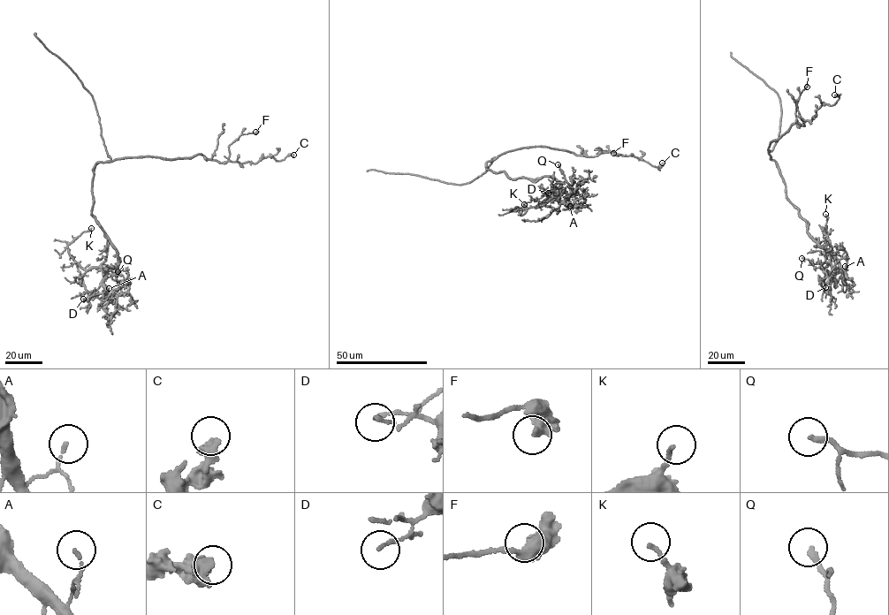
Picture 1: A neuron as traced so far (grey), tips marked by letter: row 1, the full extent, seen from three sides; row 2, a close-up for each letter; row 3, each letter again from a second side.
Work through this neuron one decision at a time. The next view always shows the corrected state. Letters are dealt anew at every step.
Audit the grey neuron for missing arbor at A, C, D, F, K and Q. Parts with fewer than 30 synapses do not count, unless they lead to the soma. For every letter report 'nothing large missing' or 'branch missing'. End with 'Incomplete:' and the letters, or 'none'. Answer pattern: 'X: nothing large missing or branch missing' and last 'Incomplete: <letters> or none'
A: nothing large missing
C: nothing large missing
D: nothing large missing
F: nothing large missing
K: nothing large missing
Q: nothing large missing
Incomplete: none

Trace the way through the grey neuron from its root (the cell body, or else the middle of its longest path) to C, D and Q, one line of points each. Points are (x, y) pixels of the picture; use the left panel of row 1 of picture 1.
C: (104, 163), (146, 156), (191, 158), (201, 154), (220, 163), (255, 163), (267, 156), (280, 161), (293, 155)
D: (104, 163), (95, 165), (91, 210), (115, 249), (117, 261), (106, 274), (103, 286), (106, 292), (83, 299)
Q: (104, 163), (95, 165), (91, 210), (116, 252), (117, 265), (103, 282), (109, 293), (119, 285), (117, 271)

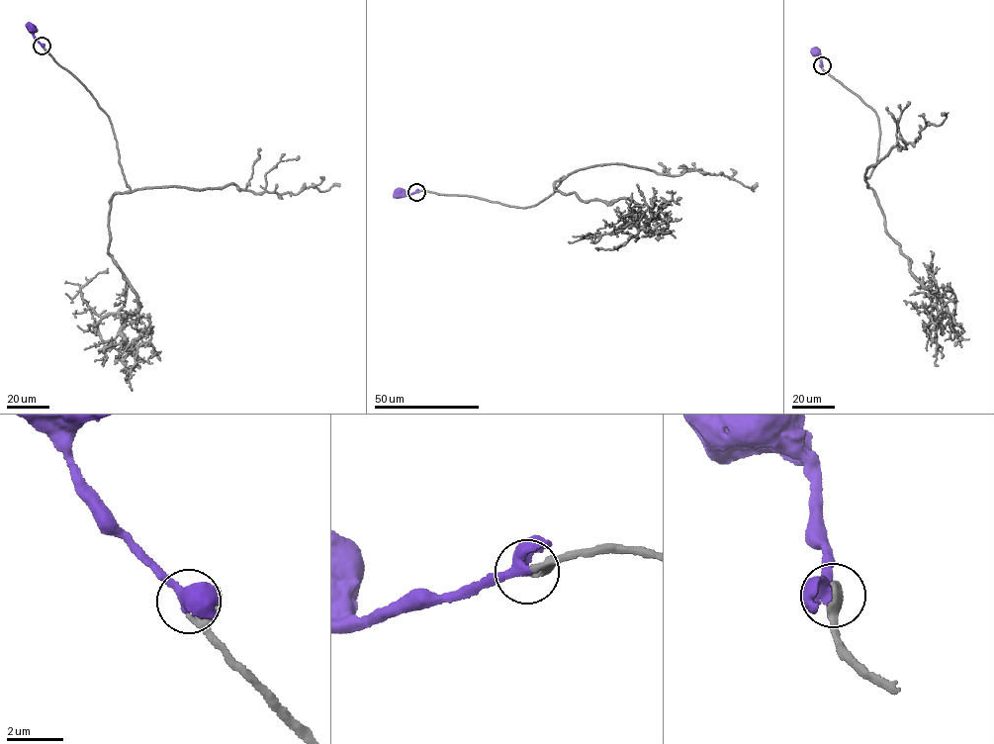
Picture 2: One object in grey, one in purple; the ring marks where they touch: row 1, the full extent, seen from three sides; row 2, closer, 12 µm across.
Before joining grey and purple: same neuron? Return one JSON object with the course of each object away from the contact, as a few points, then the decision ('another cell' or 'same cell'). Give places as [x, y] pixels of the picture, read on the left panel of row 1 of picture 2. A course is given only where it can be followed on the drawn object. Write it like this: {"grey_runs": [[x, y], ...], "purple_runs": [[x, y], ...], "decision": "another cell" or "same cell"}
{"grey_runs": [[43, 45], [112, 126], [130, 190], [112, 197], [107, 248], [135, 313], [100, 316], [83, 300], [108, 268]], "purple_runs": [[42, 46], [32, 27]], "decision": "same cell"}

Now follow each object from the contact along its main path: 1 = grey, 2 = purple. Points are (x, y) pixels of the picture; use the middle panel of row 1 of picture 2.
1: (417, 192), (524, 208), (553, 194), (563, 176), (557, 190), (638, 208), (633, 222), (585, 238), (597, 231)
2: (416, 192), (405, 195), (399, 191)

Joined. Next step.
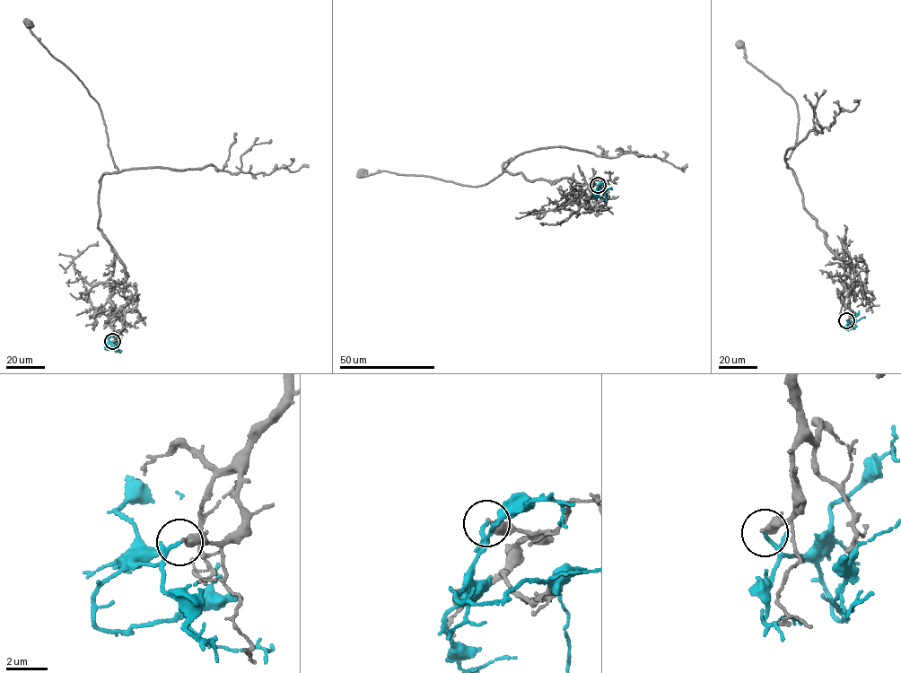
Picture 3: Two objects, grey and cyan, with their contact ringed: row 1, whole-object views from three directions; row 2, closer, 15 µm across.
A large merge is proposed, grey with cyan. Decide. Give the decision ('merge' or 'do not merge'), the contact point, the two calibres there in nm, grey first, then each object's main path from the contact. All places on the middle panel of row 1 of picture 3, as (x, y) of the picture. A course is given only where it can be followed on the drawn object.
do not merge; place (598, 185); calibres 420 and 120 nm; course grey (598, 184), (581, 205), (577, 183), (511, 174), (502, 168), (511, 158), (501, 174), (475, 187), (362, 171); course cyan (598, 184), (595, 191), (604, 191), (607, 200)

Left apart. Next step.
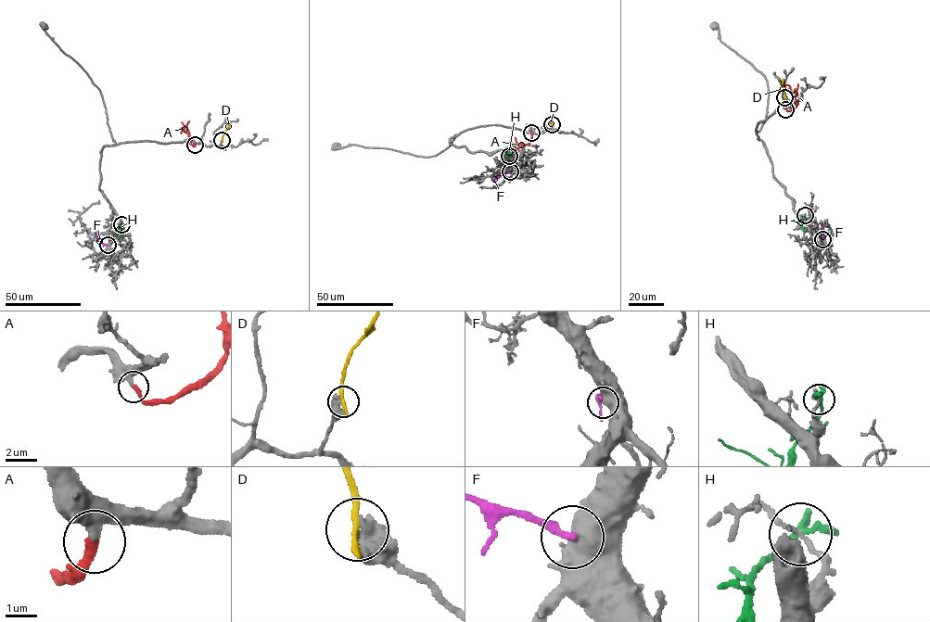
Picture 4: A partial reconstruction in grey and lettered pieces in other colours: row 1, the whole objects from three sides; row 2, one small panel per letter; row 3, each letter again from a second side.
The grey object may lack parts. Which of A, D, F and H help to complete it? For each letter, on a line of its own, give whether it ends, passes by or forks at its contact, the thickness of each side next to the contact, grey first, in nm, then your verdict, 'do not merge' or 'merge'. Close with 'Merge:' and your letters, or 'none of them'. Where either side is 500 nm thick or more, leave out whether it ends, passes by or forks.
A: it passes by | 320/200 nm | merge
D: 500/240 nm | do not merge
F: 750/240 nm | do not merge
H: it passes by | 110/220 nm | do not merge
Merge: A

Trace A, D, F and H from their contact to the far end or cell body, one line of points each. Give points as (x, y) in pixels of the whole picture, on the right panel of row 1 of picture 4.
A: (786, 109), (792, 109), (796, 99), (788, 85), (783, 84)
D: (784, 97), (783, 79)
F: (822, 240), (824, 223)
H: (804, 215), (801, 223), (804, 233)

